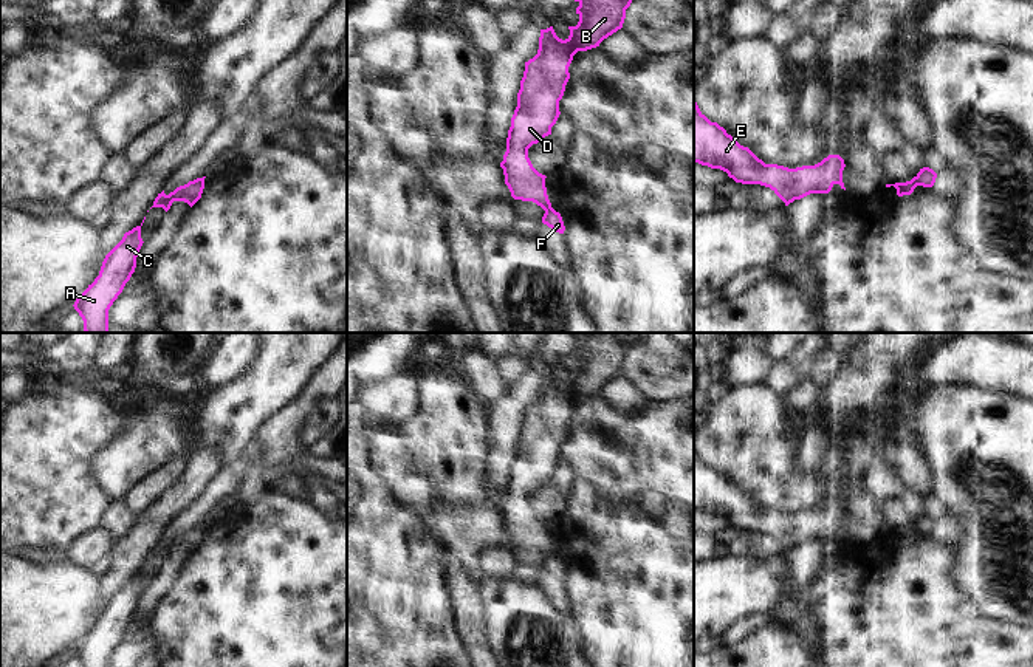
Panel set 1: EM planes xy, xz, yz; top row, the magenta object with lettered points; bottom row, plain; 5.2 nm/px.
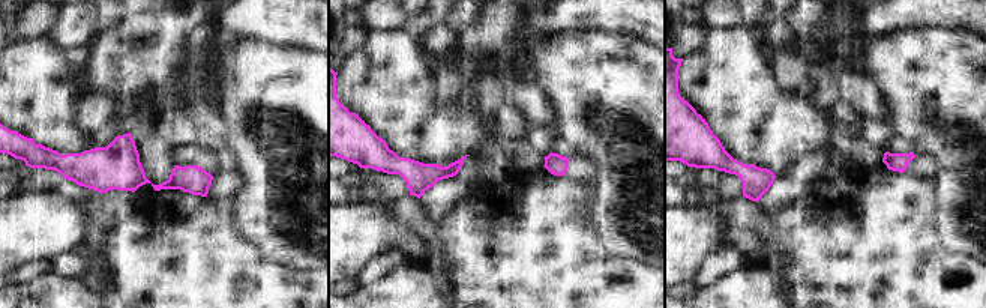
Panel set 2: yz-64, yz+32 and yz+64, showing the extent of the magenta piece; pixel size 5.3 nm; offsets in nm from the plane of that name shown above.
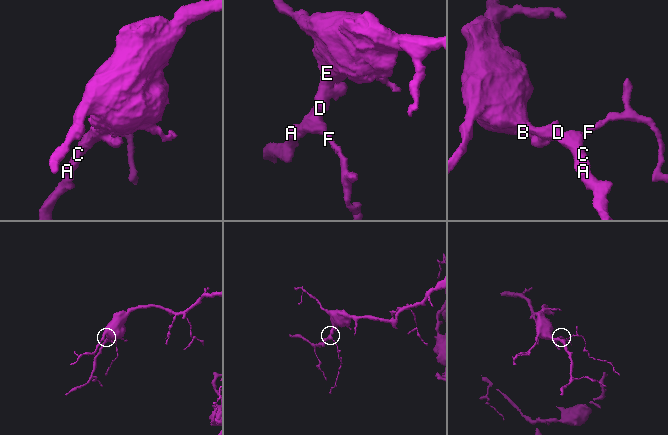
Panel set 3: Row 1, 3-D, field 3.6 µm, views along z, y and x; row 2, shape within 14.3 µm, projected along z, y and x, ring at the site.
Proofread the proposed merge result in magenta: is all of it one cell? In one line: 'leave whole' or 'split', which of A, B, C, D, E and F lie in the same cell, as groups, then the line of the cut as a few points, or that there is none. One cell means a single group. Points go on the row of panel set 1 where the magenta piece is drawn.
split; A B C D E / F; cut in yz along (912, 178), (919, 184)

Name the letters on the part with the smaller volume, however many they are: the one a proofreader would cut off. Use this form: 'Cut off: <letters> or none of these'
Cut off: F

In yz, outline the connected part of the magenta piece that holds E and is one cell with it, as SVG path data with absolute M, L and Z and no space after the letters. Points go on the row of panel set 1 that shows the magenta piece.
M694 84L694 162L708 166L711 169L720 169L728 173L736 183L742 184L760 184L770 187L784 203L788 206L794 200L801 200L810 193L829 193L835 184L839 184L846 190L843 183L843 170L846 167L844 159L839 155L829 155L815 166L802 166L788 169L777 164L765 164L748 147L740 145L723 127L717 122L711 122L698 108L695 102L695 84Z

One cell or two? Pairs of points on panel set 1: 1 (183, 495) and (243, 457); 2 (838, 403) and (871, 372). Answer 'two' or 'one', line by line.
1: two
2: one

